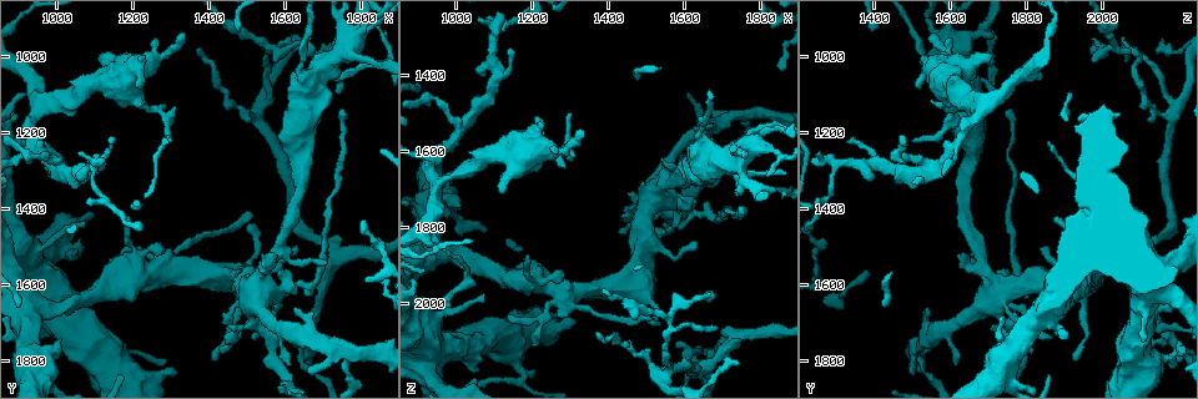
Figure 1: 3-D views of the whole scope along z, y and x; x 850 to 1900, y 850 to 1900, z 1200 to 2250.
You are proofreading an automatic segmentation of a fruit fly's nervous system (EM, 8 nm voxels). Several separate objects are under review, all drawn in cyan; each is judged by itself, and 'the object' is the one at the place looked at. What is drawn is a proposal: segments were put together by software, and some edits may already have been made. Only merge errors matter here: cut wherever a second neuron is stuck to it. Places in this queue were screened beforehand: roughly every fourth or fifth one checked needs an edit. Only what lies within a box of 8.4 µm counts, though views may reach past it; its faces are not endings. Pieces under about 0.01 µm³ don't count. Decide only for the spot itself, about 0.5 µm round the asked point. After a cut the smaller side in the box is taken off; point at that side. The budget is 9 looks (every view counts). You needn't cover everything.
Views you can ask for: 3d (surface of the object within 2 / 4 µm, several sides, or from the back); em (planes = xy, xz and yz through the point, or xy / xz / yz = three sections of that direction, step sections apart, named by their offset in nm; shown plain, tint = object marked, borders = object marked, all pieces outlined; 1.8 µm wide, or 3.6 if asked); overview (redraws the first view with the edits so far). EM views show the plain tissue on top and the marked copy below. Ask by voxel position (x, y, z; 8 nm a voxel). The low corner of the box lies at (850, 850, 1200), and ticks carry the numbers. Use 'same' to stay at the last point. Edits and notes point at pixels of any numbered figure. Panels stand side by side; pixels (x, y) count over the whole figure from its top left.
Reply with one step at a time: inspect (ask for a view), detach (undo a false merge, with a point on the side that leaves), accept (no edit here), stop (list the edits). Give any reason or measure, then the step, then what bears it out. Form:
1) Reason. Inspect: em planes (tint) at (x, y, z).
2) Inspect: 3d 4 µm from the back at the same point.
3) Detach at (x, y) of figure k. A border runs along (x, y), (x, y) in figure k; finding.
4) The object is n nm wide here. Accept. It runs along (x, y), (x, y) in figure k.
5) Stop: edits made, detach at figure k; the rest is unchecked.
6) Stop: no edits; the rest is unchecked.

Three-way junction. Inspect: em xz step 4 (borders) at (1660, 1065, 1585).

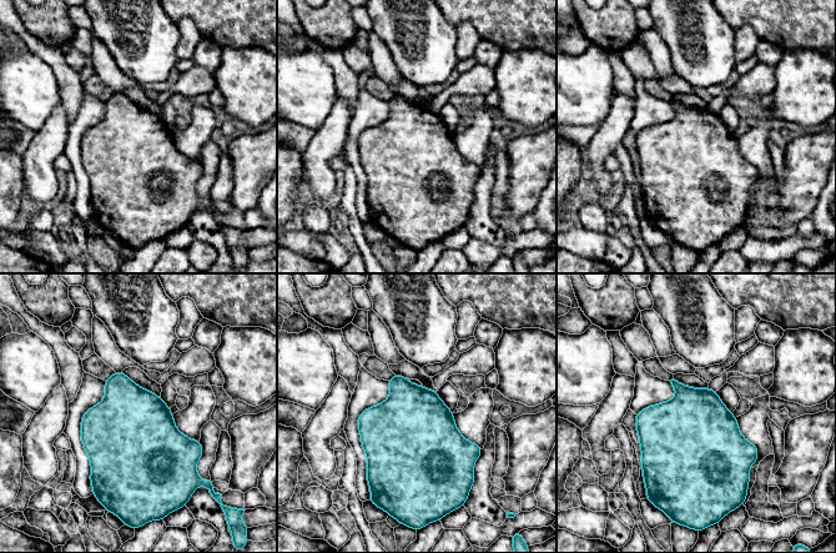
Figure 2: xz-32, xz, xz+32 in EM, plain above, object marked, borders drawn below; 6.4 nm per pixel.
Inspect: em xy step 4 (borders) at the same point.

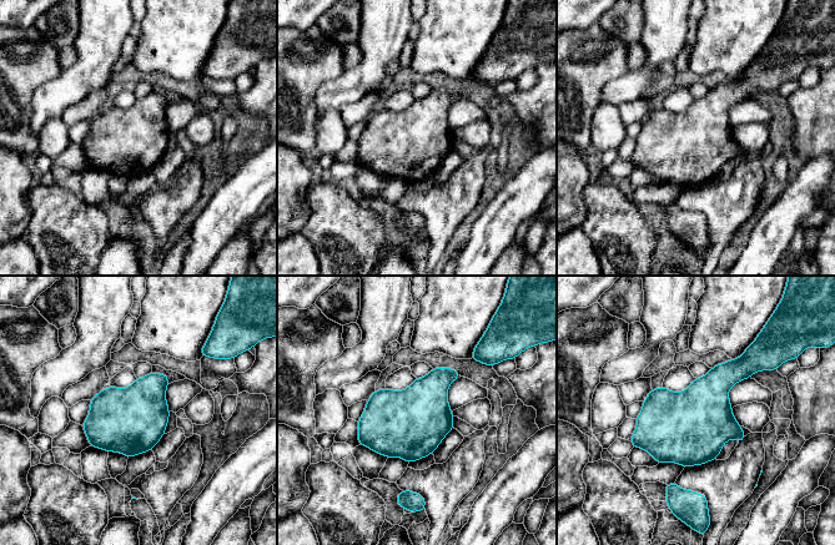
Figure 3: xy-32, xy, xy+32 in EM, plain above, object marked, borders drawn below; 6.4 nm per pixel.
Accept. All the same neuron.

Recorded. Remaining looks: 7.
Branch point. Inspect: em planes (borders) at (1560, 980, 2040).

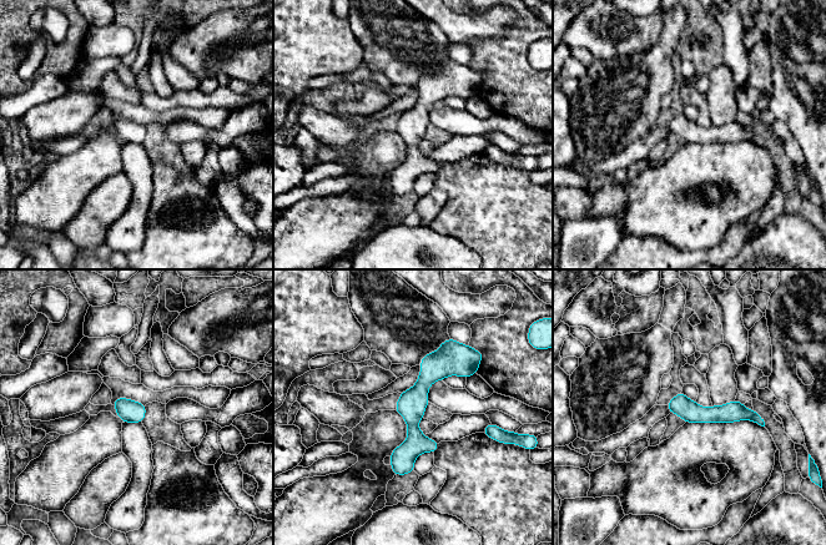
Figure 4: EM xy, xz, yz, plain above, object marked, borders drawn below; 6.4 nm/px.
The object is 150 nm wide here. Accept. It runs along (452, 346), (412, 403), (412, 448), (398, 472) in figure 4; continuous, no second neuron.

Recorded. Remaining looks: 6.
Calibre changes. Inspect: em 3.6 µm xy step 8 (tint) at (1095, 1285, 1305).

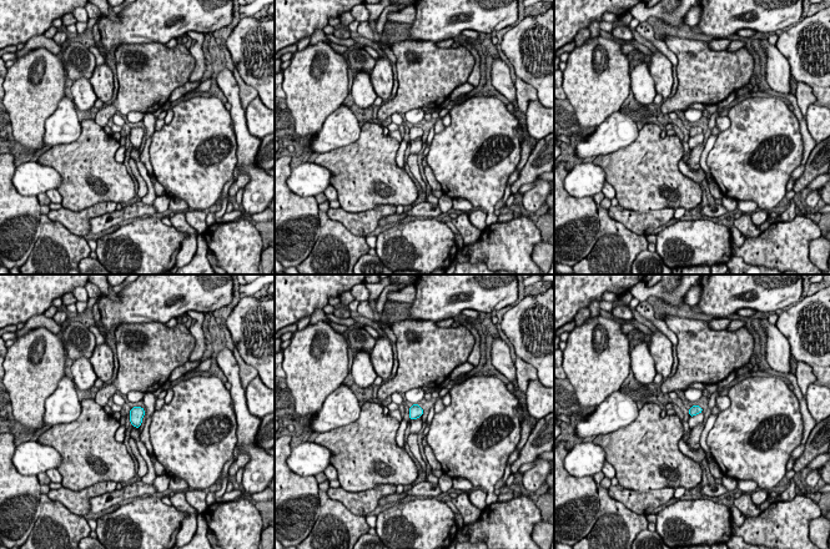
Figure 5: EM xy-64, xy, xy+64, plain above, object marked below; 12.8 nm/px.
Inspect: em 3.6 µm planes (tint) at the same point.

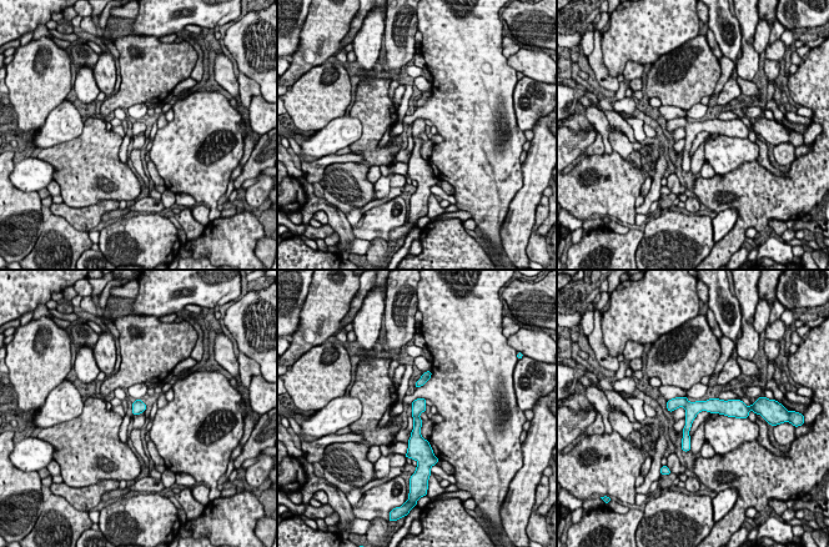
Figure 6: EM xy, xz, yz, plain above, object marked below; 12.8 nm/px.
Accept. It runs along (669, 404), (733, 409) in figure 6; one neuron here.

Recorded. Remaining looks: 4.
Sudden change in width. Inspect: em 3.6 µm xz step 8 (tint) at (965, 1795, 1720).

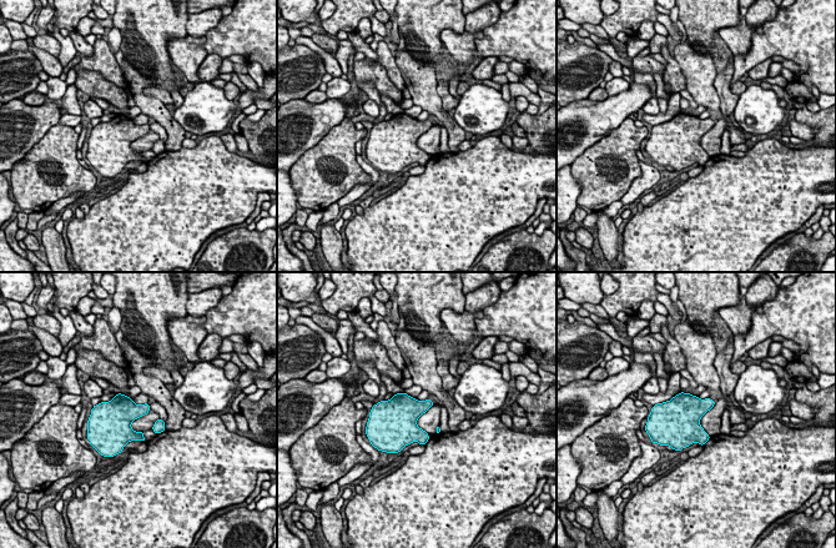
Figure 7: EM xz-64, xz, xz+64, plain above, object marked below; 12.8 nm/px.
Inspect: em 3.6 µm planes (borders) at the same point.

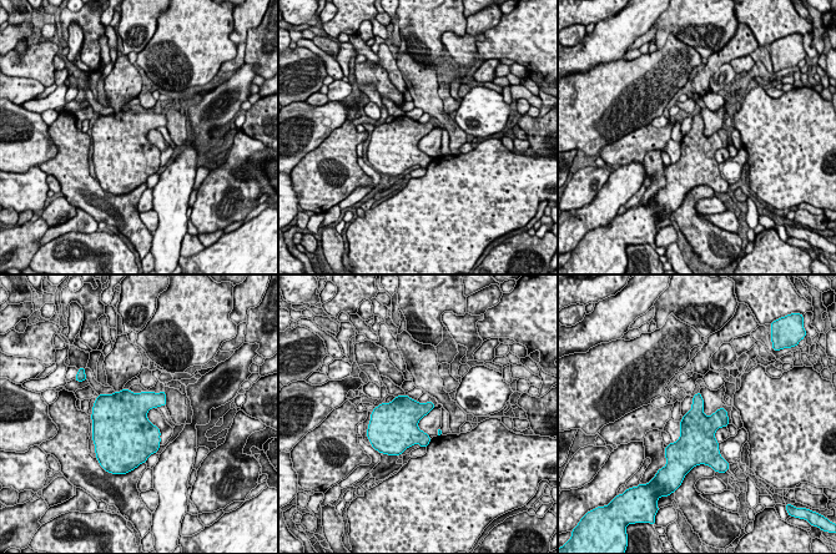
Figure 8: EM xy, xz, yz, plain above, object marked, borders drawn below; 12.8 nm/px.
The object is 380 nm wide here. Accept. All the same neuron.

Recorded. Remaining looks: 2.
Stop: no edits; the rest is unchecked.

